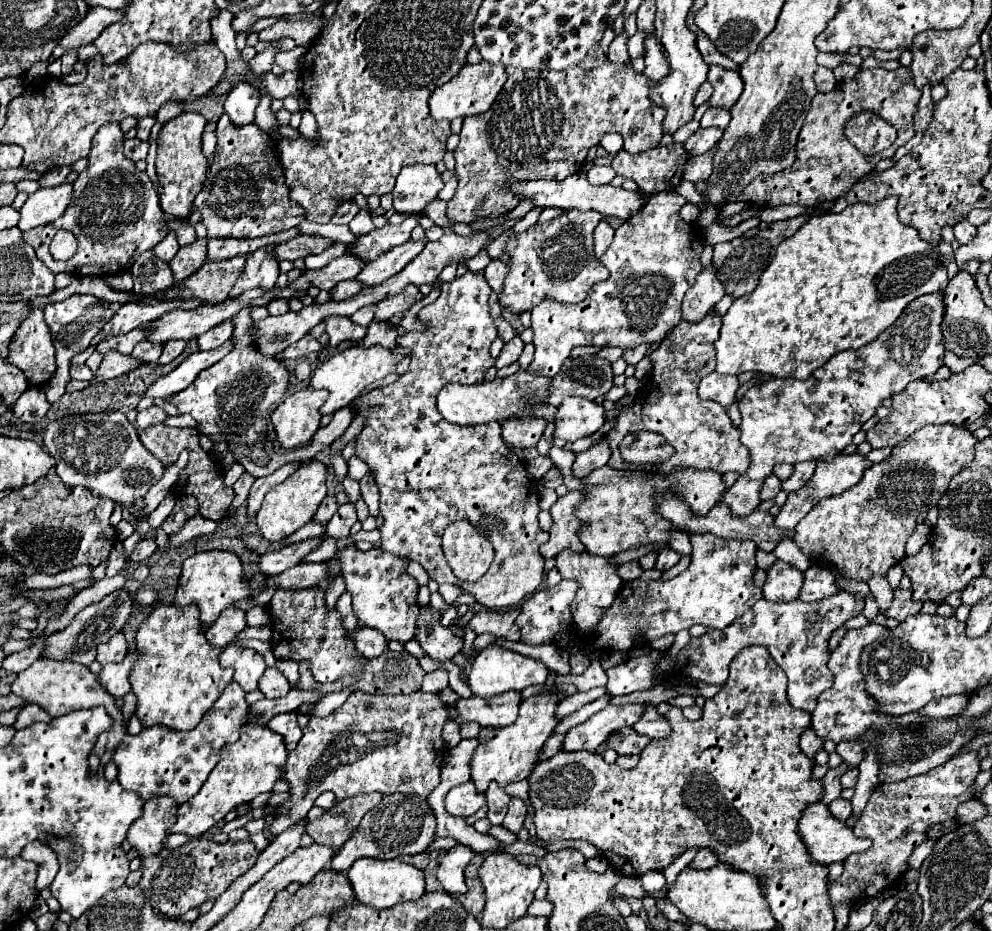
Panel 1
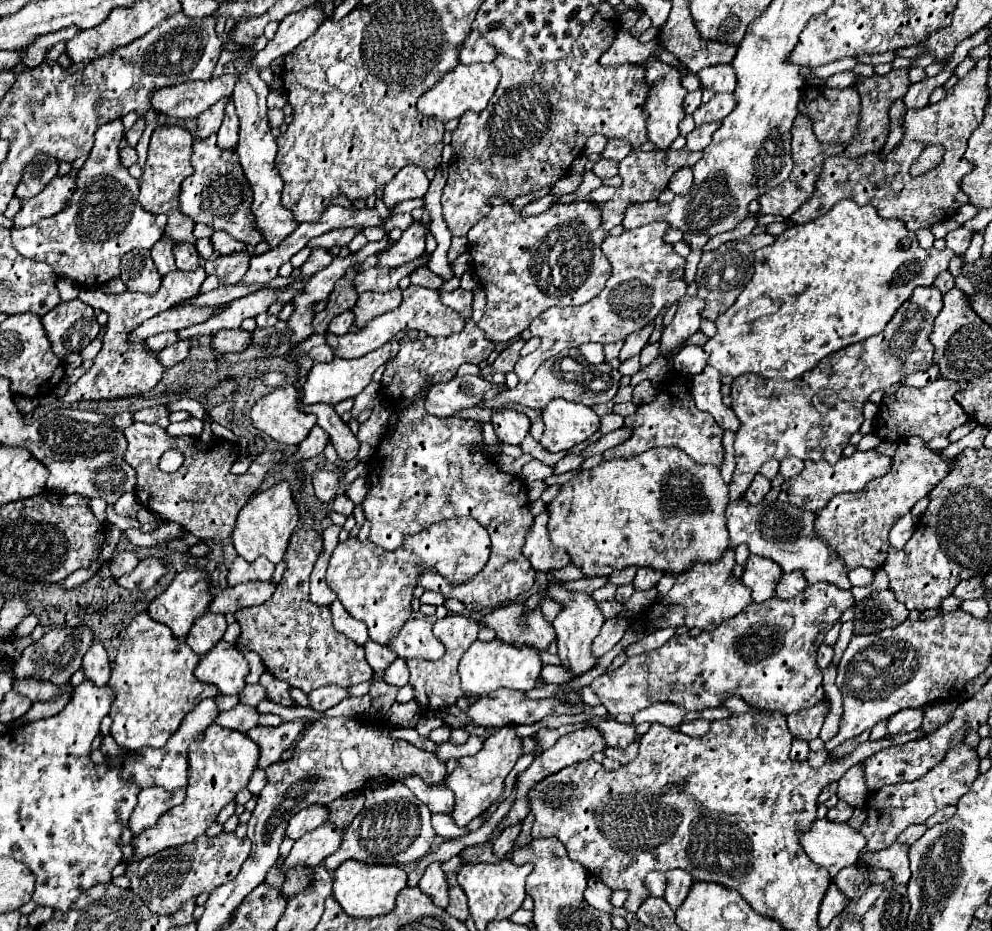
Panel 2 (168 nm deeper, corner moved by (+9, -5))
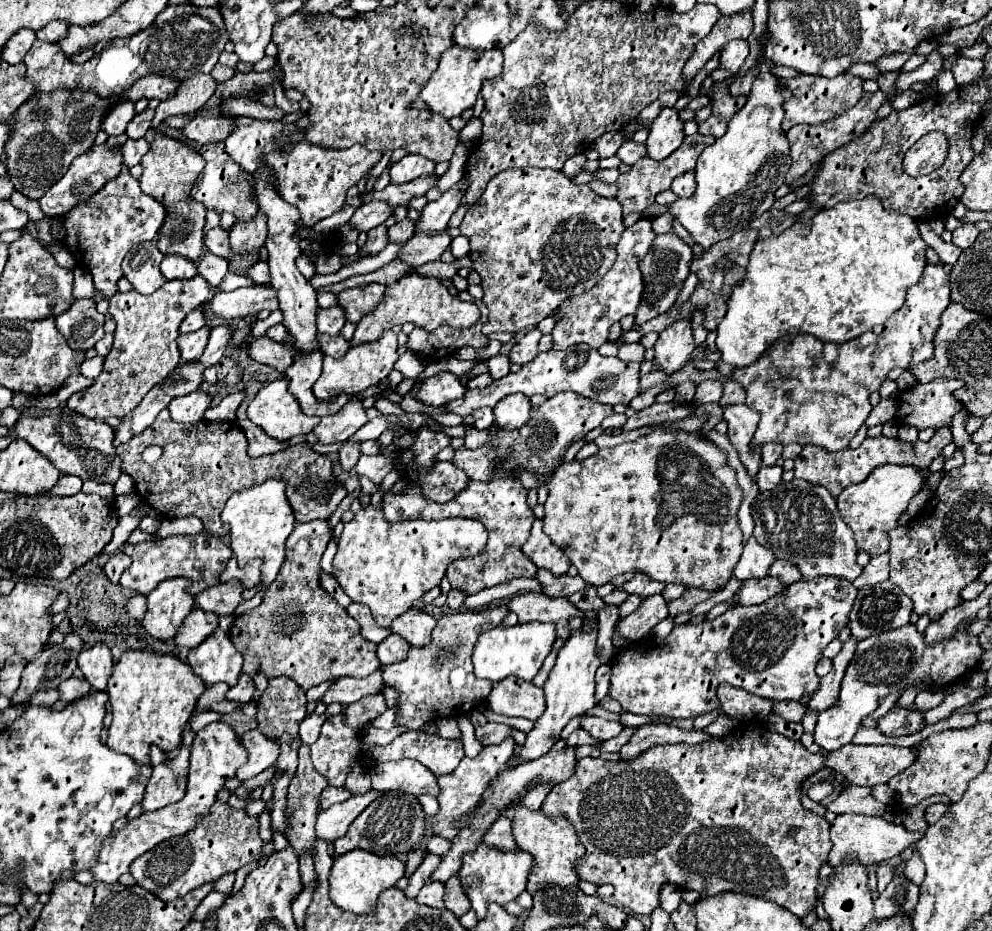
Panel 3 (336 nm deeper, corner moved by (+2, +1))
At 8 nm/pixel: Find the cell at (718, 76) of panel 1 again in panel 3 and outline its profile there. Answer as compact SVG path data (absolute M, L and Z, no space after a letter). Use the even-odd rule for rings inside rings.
M732 41L726 45L726 49L720 55L720 69L726 69L730 73L738 73L744 59L748 57L748 43L746 41Z

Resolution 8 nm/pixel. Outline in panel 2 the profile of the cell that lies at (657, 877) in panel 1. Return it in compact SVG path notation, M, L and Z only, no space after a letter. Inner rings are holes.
M653 871L653 873L649 873L649 875L647 875L645 885L647 885L647 889L649 889L651 897L663 897L663 895L665 895L667 879L665 879L665 875L663 875L663 873Z

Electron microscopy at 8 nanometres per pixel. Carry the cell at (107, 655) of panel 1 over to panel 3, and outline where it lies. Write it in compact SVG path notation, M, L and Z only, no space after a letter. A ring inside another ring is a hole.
M96 643L80 653L78 663L80 663L80 669L82 669L86 681L94 689L104 691L108 685L108 679L112 675L112 667L114 667L110 649L104 643Z

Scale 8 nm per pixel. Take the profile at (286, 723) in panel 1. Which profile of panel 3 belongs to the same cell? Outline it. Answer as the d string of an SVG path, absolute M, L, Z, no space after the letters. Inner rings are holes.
M258 729L246 731L242 735L242 743L248 749L248 763L236 771L236 777L240 781L246 781L272 767L276 763L276 755L280 755L280 743L276 743L276 739L268 739Z

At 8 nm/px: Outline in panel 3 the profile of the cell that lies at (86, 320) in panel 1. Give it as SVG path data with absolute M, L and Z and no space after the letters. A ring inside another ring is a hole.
M76 299L72 307L56 317L56 327L72 349L90 349L104 337L104 315L96 311L92 299Z

